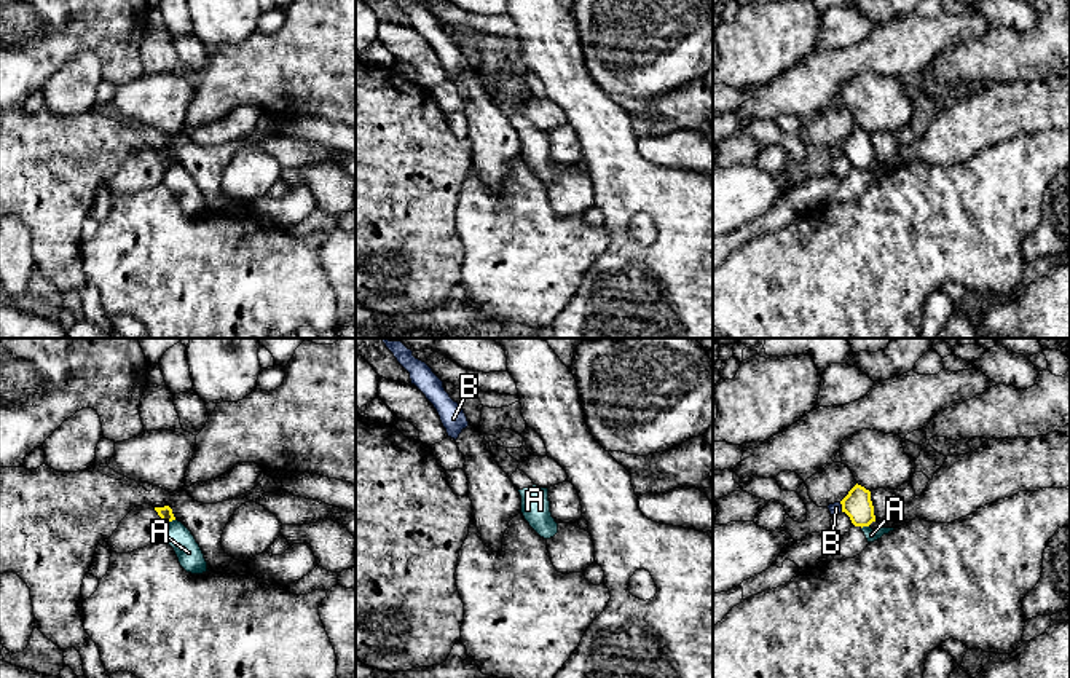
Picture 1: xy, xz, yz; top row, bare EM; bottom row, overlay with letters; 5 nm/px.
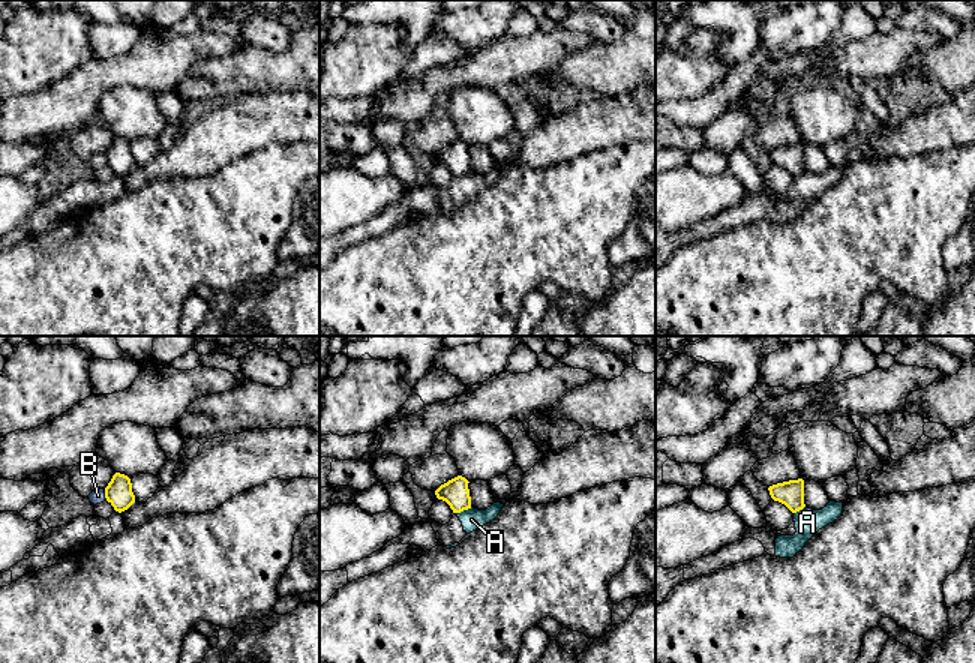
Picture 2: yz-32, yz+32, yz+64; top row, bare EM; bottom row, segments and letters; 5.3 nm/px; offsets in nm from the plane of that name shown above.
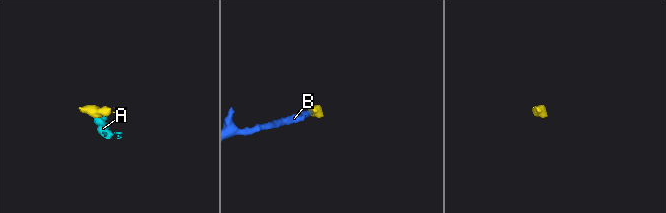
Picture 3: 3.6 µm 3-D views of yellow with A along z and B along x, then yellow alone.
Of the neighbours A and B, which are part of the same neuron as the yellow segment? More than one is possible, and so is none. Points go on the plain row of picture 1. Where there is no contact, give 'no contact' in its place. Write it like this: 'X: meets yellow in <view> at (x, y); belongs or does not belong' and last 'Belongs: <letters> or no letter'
A: meets yellow in xy at (171, 163); does not belong
B: meets yellow in yz at (842, 150); does not belong
Belongs: no letter

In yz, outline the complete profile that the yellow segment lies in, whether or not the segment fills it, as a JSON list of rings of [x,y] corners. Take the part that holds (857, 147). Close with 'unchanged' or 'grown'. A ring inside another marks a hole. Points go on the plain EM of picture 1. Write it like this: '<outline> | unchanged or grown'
[[[855,128],[848,137],[840,144],[842,155],[845,155],[855,169],[869,169],[875,164],[871,134],[861,128]]] | unchanged

